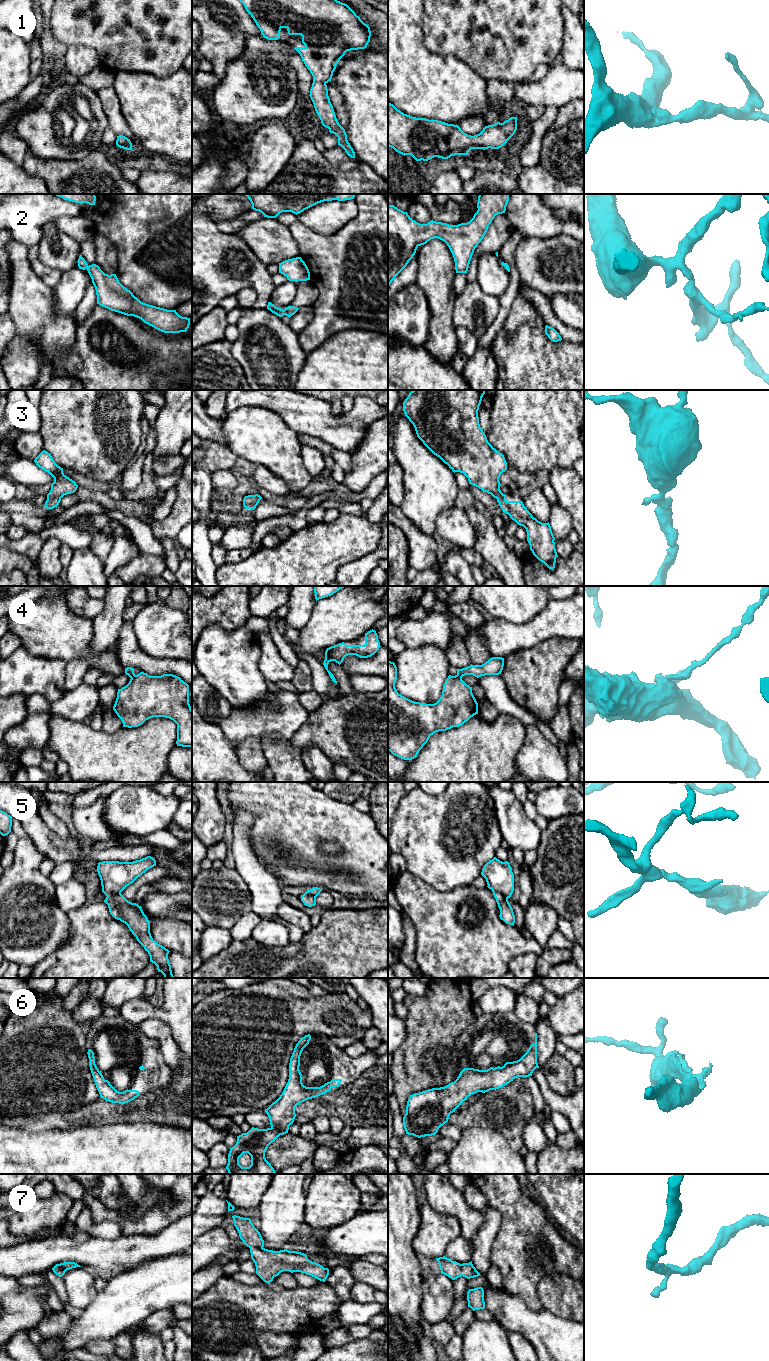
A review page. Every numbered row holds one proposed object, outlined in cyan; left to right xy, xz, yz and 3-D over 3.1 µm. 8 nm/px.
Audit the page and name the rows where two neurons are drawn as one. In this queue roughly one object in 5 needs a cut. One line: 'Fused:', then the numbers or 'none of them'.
Fused: 4

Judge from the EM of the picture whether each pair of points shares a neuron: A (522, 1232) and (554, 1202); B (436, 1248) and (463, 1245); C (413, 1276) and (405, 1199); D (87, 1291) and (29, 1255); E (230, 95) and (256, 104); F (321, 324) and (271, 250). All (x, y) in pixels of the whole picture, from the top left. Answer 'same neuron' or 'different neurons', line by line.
A: different neurons
B: different neurons
C: same neuron
D: different neurons
E: same neuron
F: different neurons

